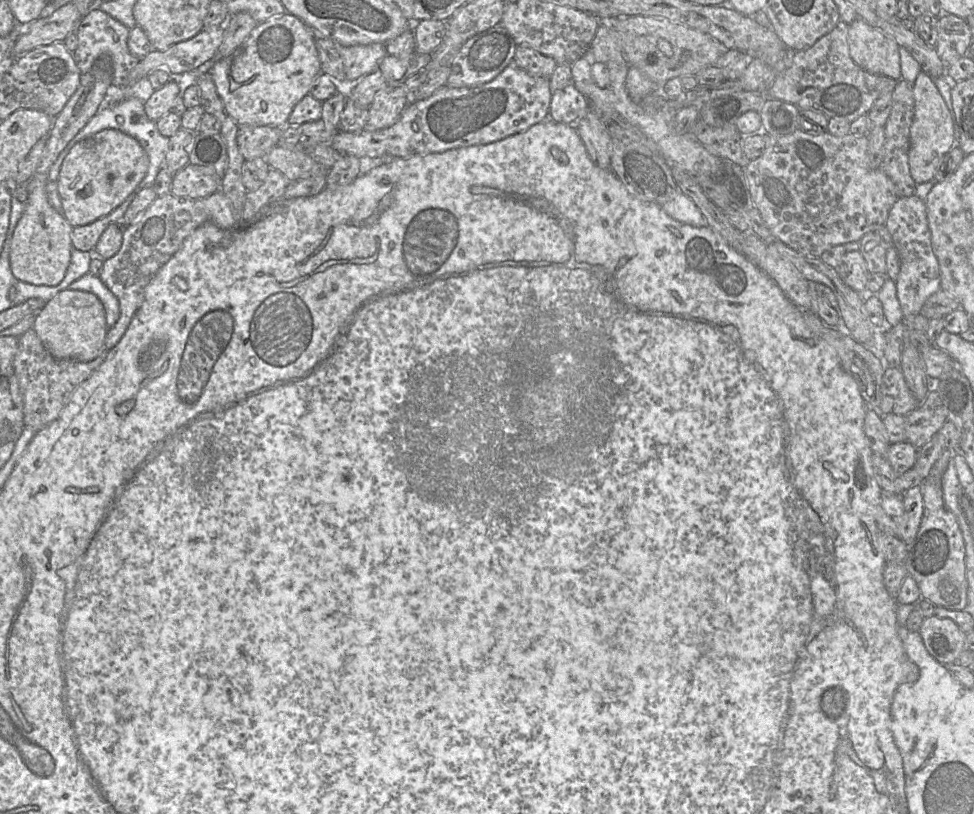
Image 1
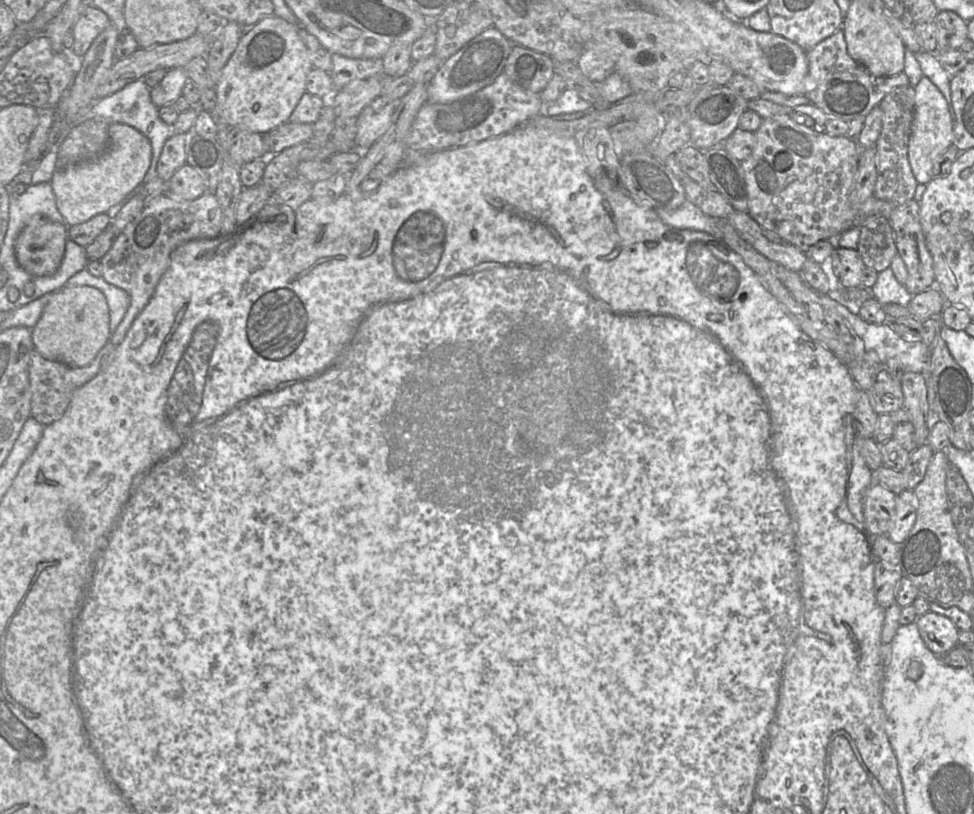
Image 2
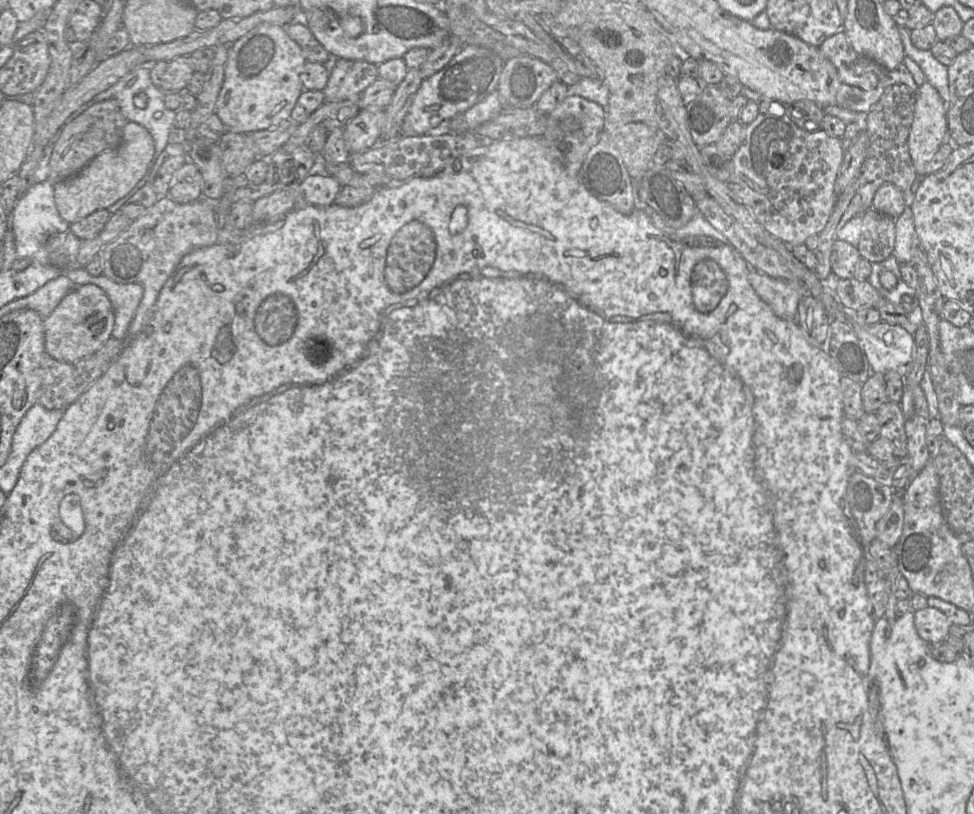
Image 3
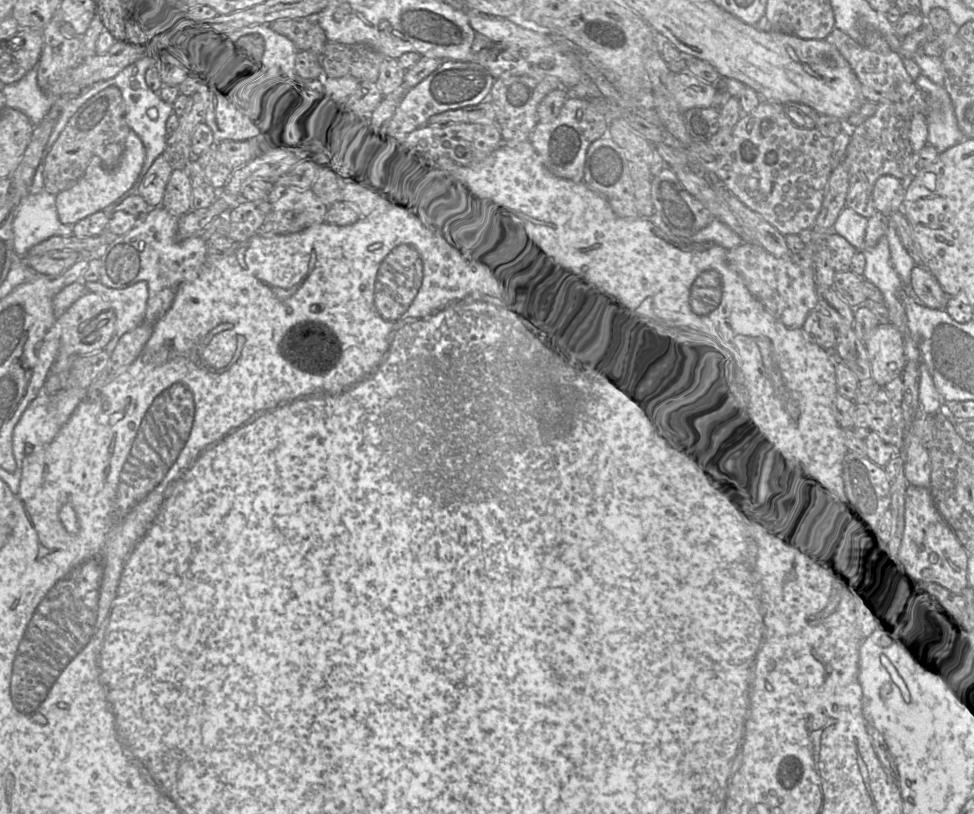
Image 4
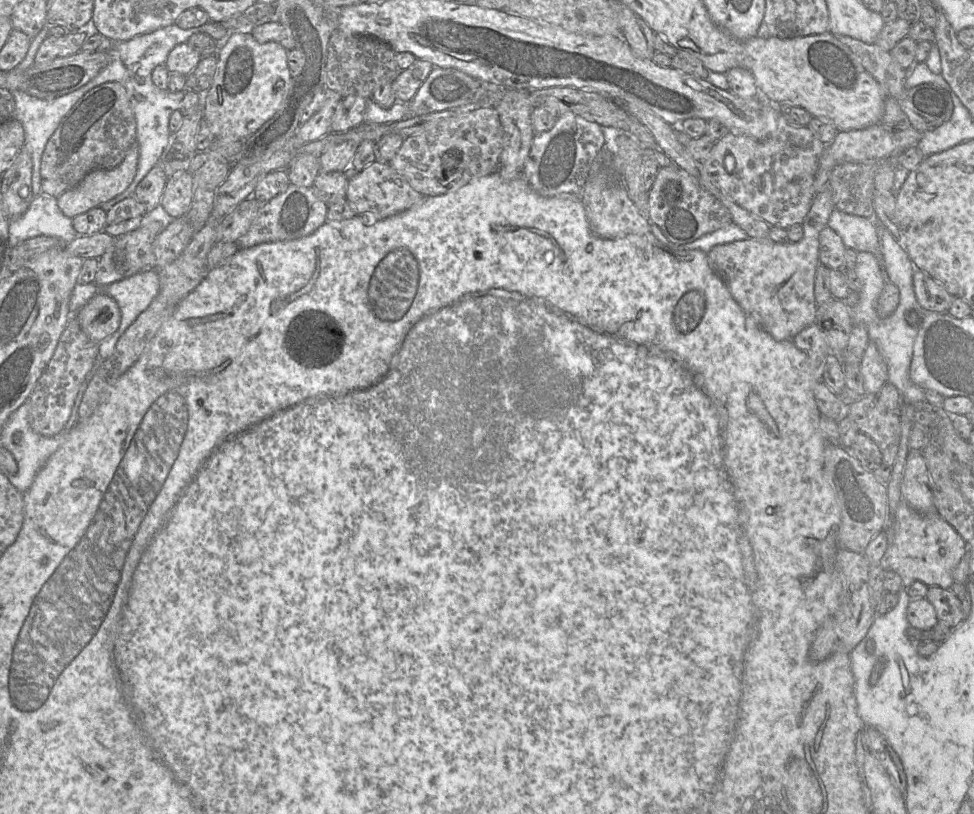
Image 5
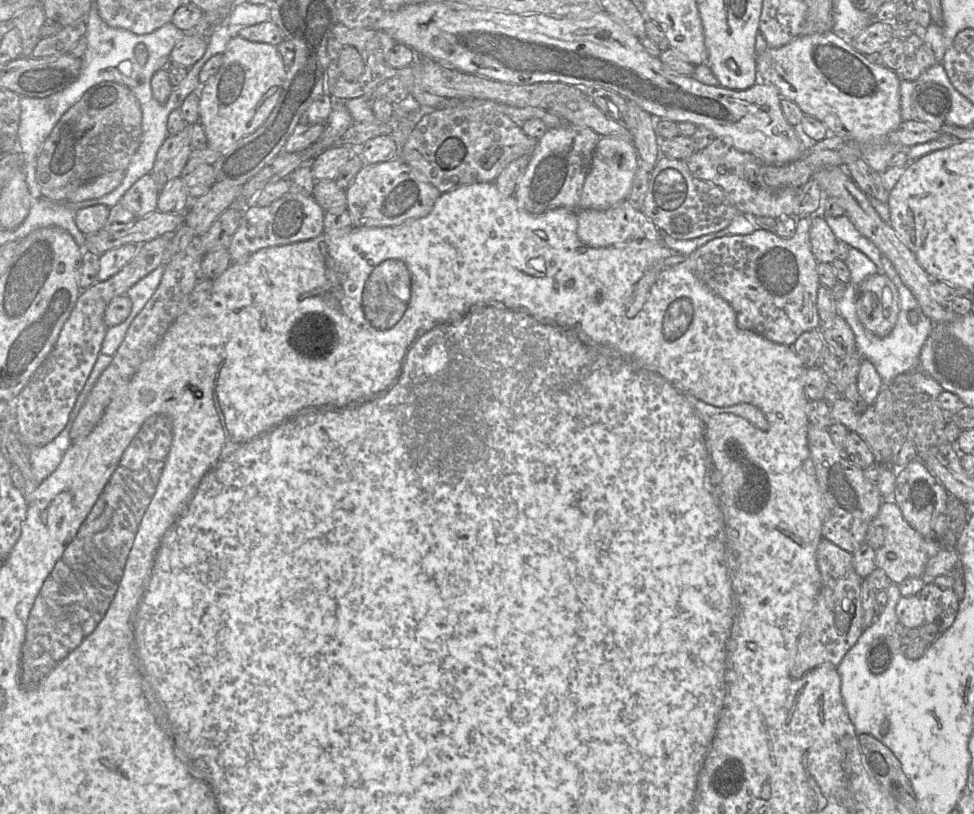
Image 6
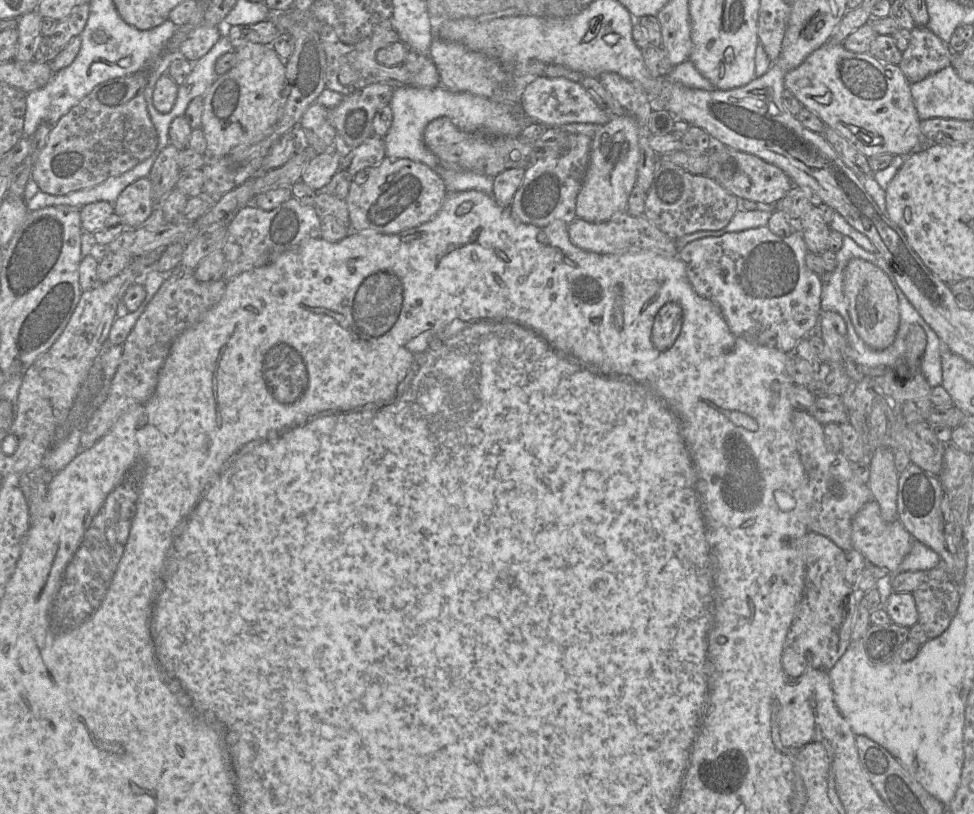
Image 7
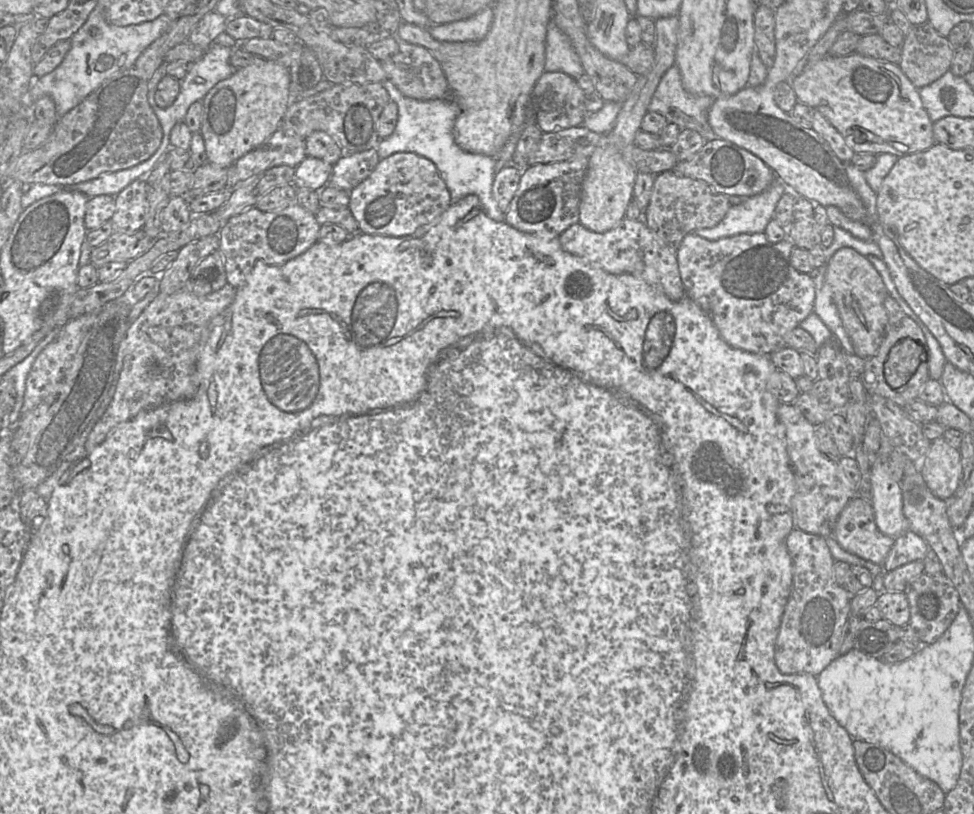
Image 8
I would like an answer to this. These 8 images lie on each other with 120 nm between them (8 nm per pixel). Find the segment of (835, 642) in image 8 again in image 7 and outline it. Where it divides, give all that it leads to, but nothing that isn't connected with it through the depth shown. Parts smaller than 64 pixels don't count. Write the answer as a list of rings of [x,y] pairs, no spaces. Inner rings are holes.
[[[809,531],[801,538],[801,550],[804,564],[803,595],[782,650],[782,668],[790,677],[799,677],[809,669],[829,671],[833,668],[851,643],[852,625],[860,594],[855,585],[849,585],[845,580],[846,552],[828,537]]]

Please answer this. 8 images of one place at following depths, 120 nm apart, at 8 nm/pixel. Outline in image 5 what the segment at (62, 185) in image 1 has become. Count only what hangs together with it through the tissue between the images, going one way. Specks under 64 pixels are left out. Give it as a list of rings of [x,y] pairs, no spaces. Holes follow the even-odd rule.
[[[135,142],[117,167],[90,171],[76,187],[57,198],[62,213],[73,219],[123,193],[135,177],[138,158],[139,148]]]

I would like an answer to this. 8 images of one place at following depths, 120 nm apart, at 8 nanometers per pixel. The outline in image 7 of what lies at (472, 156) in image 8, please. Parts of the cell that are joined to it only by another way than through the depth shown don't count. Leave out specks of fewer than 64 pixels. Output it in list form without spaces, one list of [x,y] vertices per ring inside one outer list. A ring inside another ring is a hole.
[[[442,85],[433,88],[396,87],[393,91],[390,106],[393,112],[393,121],[387,134],[383,137],[386,156],[424,163],[441,177],[448,192],[477,190],[493,196],[494,177],[458,169],[441,162],[427,148],[423,140],[424,130],[432,120],[439,117],[448,117],[462,131],[486,131],[490,134],[508,137],[519,137],[525,126],[533,122],[525,114],[515,111],[510,105],[471,93],[452,92]]]

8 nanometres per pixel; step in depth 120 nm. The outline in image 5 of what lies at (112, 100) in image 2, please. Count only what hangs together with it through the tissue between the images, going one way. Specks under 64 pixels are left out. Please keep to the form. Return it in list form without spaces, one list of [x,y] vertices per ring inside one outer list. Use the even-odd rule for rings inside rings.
[[[138,63],[133,66],[126,67],[127,71],[127,94],[131,102],[131,107],[136,119],[136,142],[139,148],[139,158],[135,177],[129,187],[121,194],[117,195],[113,199],[100,204],[98,207],[104,211],[110,210],[118,202],[134,196],[135,189],[139,182],[147,175],[147,173],[158,164],[163,150],[168,144],[169,136],[171,134],[169,130],[169,120],[173,111],[179,110],[184,99],[187,90],[179,92],[171,92],[167,90],[161,90],[156,87],[153,81],[149,84],[140,84],[137,82],[135,72],[138,69]]]

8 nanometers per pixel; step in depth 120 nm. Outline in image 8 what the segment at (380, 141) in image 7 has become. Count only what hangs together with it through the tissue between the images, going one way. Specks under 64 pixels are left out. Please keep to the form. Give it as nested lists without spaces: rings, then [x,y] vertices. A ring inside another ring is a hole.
[[[376,148],[344,154],[333,164],[327,185],[350,192],[373,172],[379,161]]]

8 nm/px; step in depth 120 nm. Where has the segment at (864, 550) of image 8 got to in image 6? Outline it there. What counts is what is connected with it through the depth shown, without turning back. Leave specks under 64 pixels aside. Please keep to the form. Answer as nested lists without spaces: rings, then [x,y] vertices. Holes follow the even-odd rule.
[[[893,499],[883,500],[878,514],[868,527],[865,543],[875,551],[876,568],[885,571],[895,584],[910,577],[923,577],[929,560],[944,548],[941,542],[927,539],[912,528]]]

